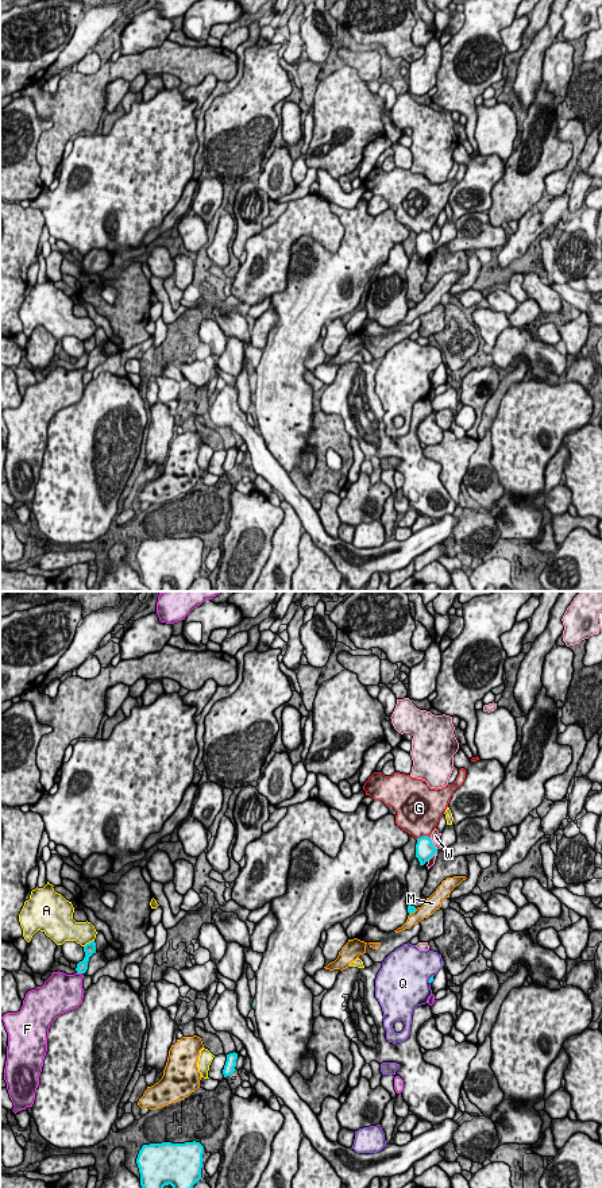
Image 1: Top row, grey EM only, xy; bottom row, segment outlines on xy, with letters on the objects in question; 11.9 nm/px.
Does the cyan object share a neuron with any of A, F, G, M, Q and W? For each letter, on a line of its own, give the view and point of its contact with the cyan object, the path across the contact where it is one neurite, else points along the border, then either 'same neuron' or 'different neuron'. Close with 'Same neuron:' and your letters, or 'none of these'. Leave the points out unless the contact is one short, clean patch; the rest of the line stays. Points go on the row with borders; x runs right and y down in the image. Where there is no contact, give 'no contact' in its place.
A: meets cyan in xy at (89, 942); different neuron
F: meets cyan in xy at (80, 972); different neuron
G: meets cyan in xy at (423, 836); different neuron
M: meets cyan in xy at (412, 911); border along xy (416, 909), (409, 914); different neuron
Q: meets cyan in xy at (429, 979); different neuron
W: meets cyan in xy at (436, 849); different neuron
Same neuron: none of these

